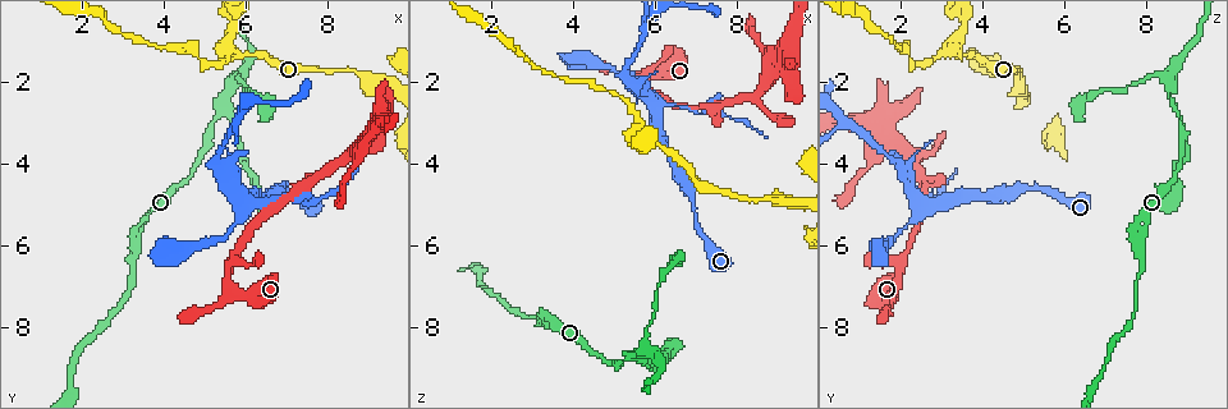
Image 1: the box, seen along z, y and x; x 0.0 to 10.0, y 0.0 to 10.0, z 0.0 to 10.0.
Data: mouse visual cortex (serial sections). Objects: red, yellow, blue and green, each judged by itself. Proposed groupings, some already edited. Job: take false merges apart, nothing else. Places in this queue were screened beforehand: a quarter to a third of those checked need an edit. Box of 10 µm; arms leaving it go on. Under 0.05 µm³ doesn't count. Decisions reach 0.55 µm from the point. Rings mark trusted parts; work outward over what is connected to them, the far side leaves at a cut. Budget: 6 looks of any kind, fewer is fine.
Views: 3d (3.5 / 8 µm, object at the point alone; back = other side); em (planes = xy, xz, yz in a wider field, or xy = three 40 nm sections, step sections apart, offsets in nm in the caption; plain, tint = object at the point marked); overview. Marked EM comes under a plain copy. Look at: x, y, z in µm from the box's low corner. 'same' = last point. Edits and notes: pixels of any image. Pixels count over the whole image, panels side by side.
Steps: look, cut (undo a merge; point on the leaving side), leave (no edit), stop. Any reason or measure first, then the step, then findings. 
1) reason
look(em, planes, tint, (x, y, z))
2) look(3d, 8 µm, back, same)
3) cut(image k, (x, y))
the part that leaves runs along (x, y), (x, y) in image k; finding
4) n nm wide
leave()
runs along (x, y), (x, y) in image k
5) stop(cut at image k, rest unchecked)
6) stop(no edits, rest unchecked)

abrupt turn
look(3d, 3.5 µm, back, (5.25, 1.55, 2.40))

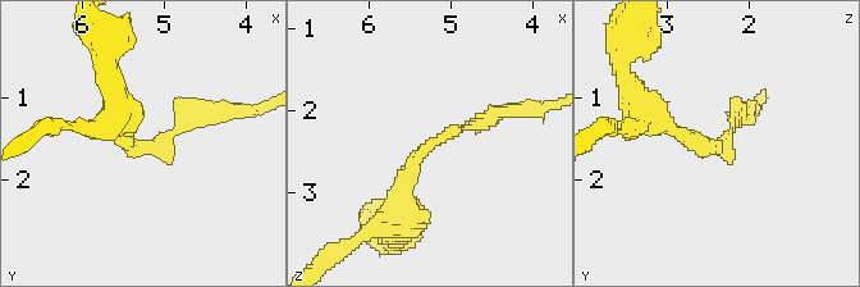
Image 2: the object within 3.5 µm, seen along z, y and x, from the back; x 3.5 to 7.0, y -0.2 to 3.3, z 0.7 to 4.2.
now the EM
look(em, planes, tint, (5.25, 1.65, 2.40))

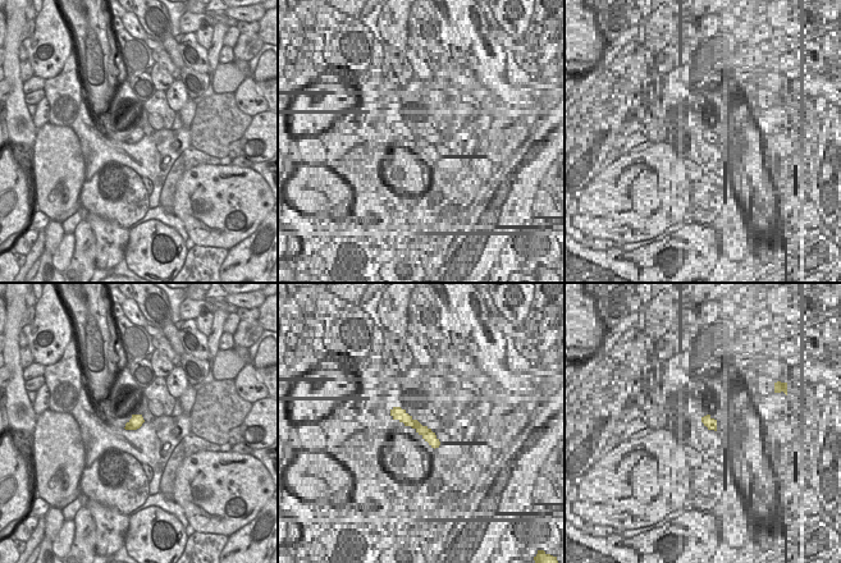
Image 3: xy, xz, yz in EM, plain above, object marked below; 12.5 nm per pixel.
look(em, xy, step 5, tint, same)

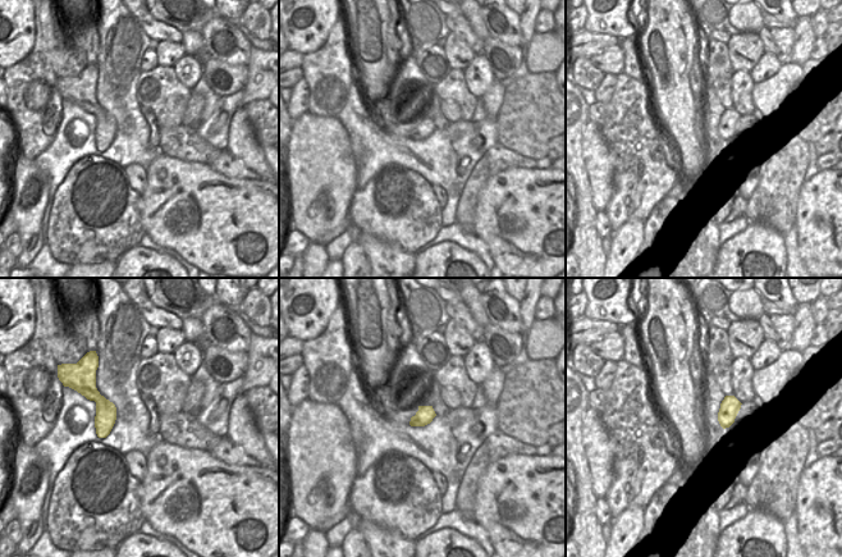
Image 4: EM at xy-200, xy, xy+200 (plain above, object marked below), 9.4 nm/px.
160 nm wide
leave()
runs along (402, 214), (417, 154), (495, 115) in image 2; continuous, no second cell

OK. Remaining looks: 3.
four-way junction
look(3d, 3.5 µm, (6.05, 5.00, 2.55))

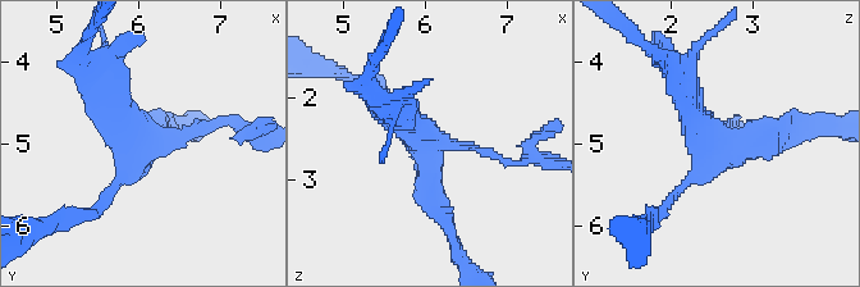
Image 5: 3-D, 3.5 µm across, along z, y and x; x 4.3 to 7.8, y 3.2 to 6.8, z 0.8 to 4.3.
look(em, planes, tint, (6.00, 5.00, 2.55))

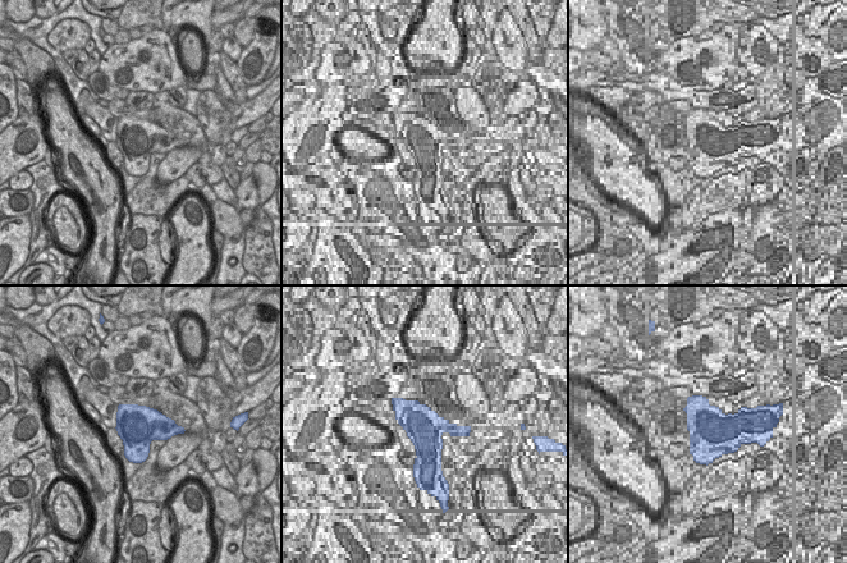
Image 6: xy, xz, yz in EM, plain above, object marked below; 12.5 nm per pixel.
cut(image 5, (486, 153))
two cells meet here

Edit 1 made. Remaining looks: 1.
stop(cut at image 5, rest unchecked)

